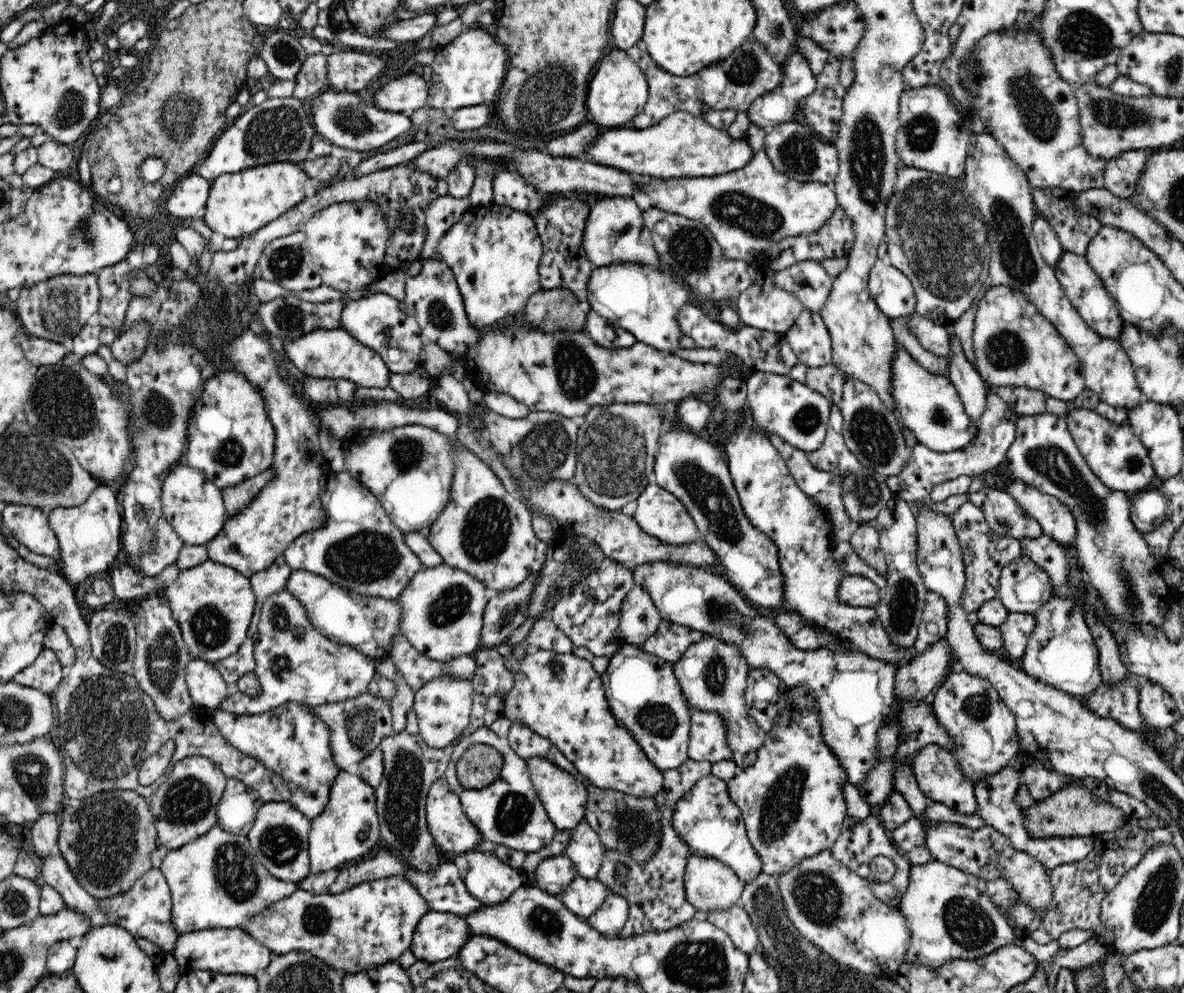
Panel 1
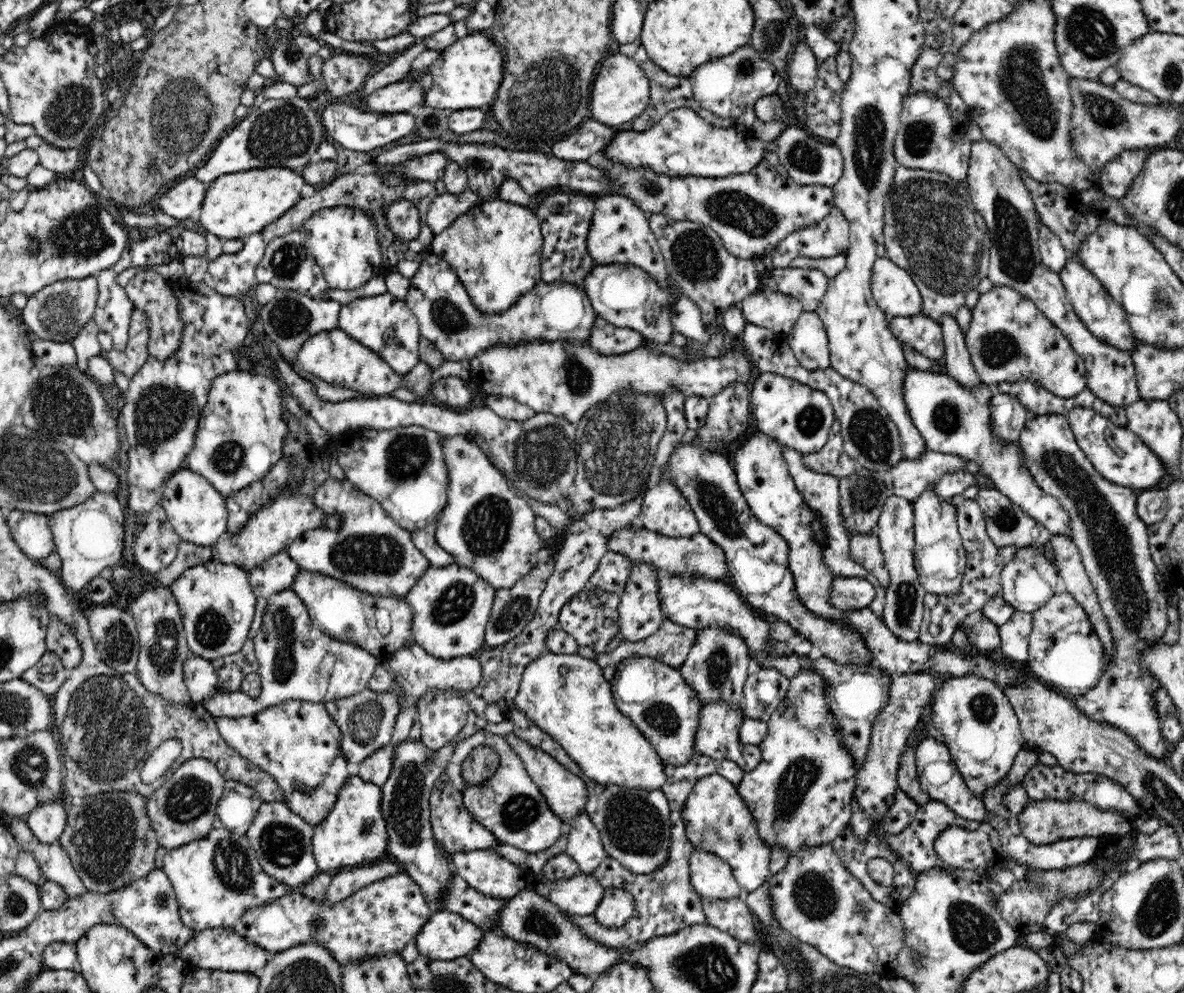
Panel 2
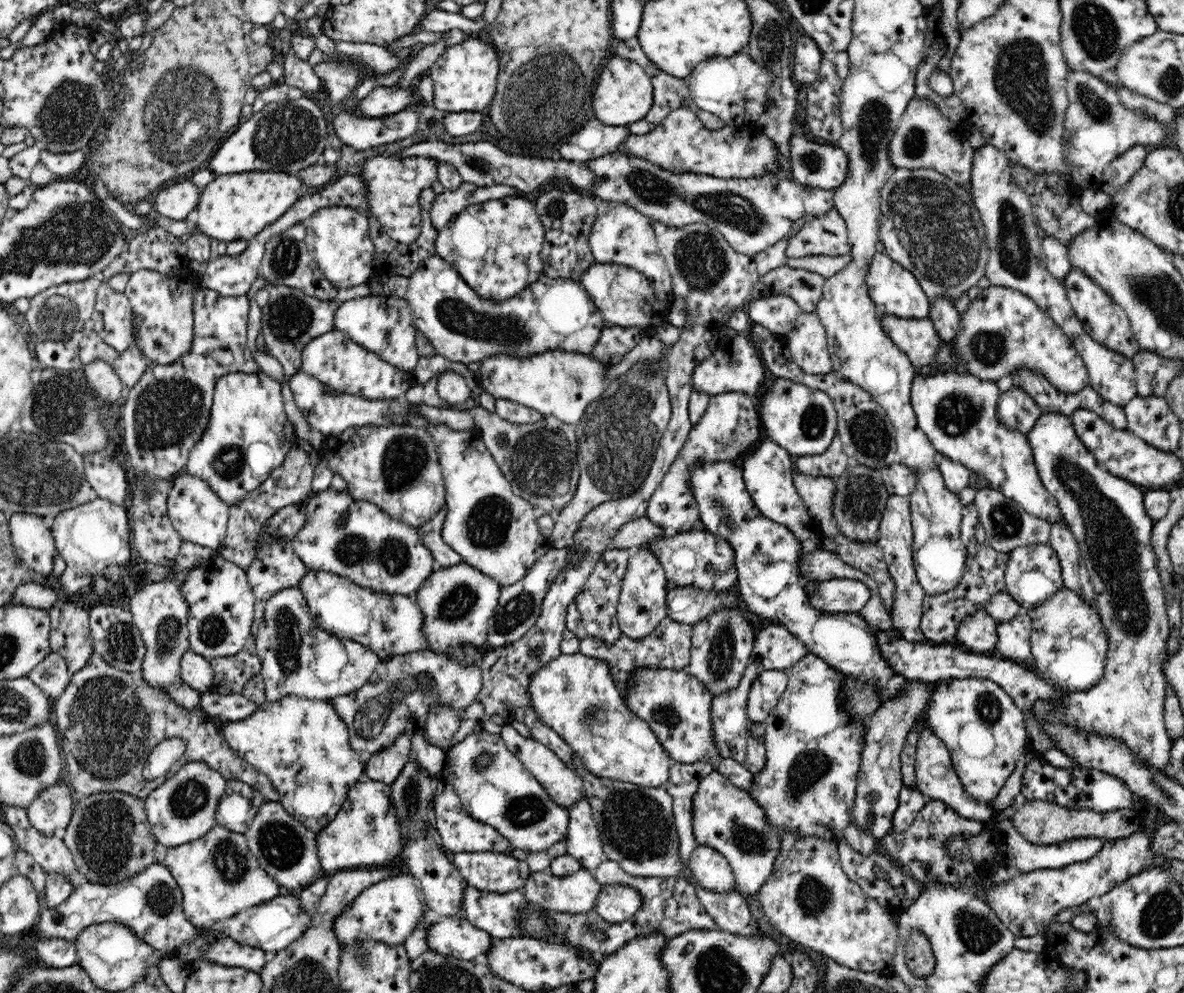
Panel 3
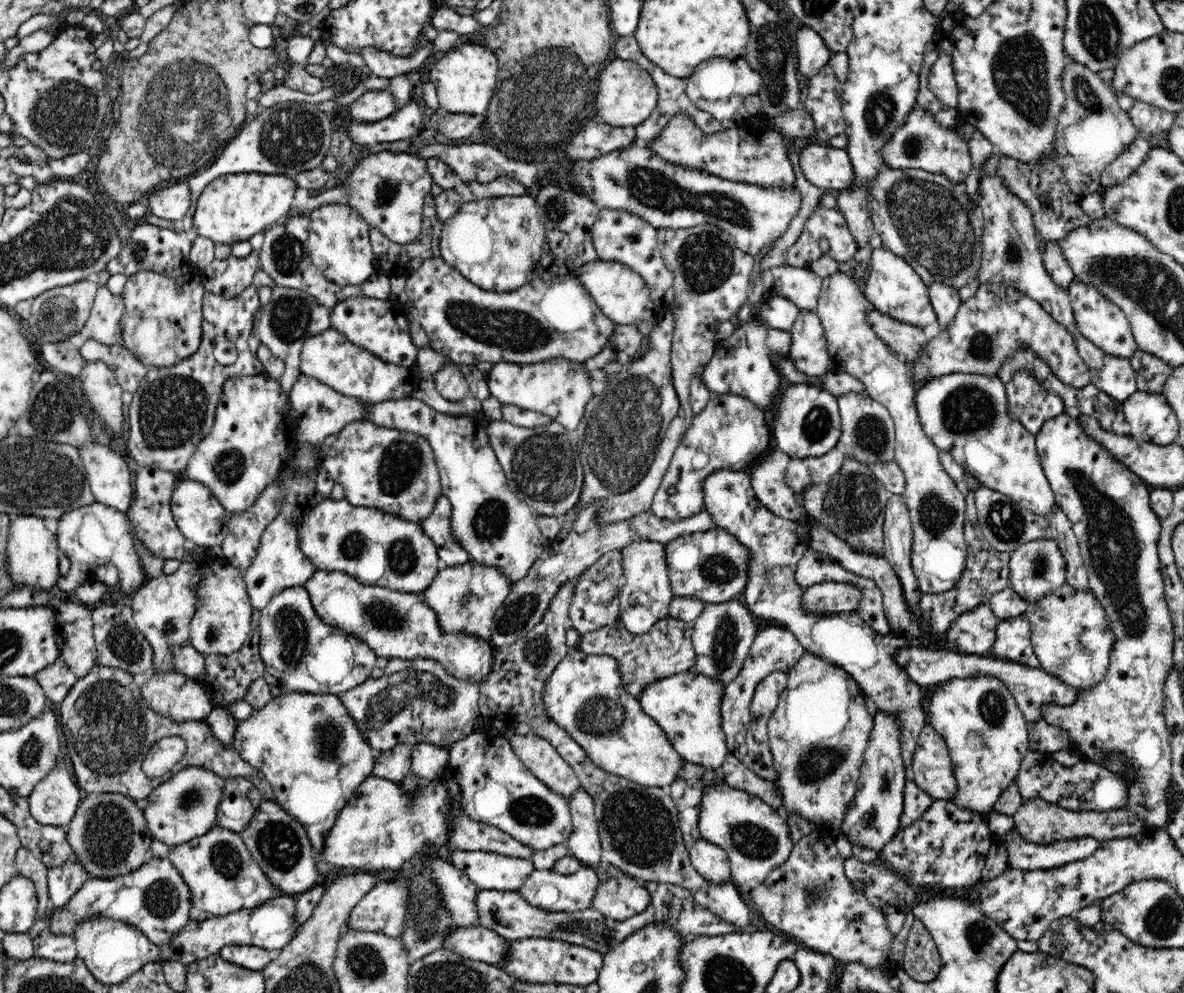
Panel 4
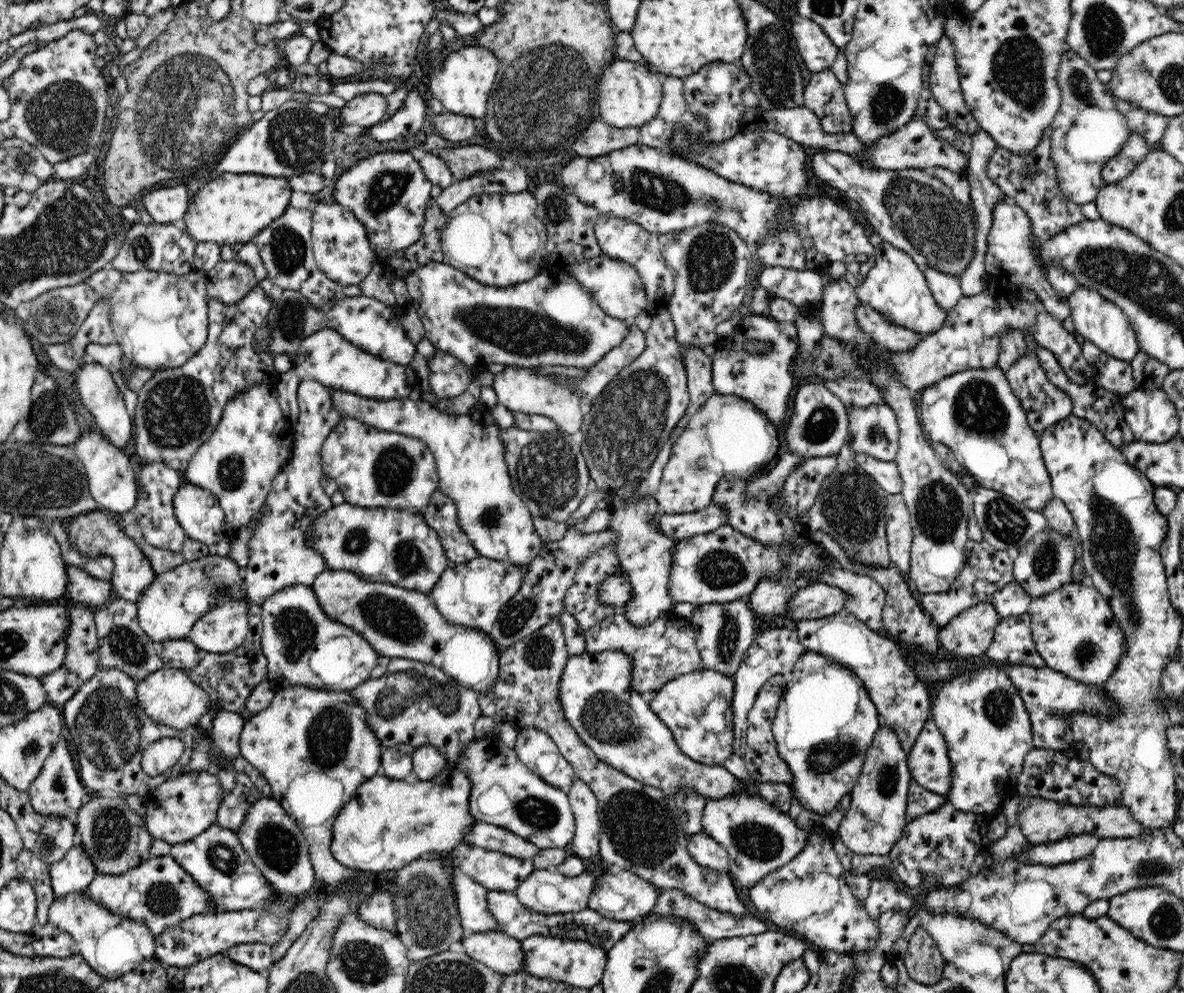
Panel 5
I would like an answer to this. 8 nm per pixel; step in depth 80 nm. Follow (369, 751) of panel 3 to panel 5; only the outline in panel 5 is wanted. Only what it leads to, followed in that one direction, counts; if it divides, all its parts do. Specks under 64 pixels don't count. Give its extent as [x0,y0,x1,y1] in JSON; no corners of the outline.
[350,658,482,762]

